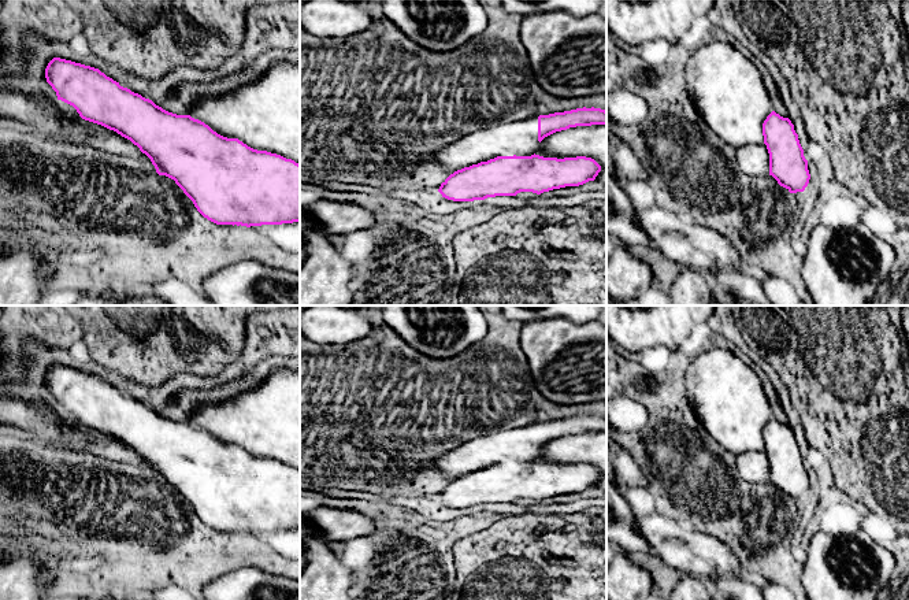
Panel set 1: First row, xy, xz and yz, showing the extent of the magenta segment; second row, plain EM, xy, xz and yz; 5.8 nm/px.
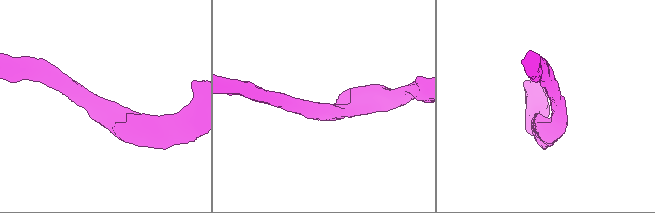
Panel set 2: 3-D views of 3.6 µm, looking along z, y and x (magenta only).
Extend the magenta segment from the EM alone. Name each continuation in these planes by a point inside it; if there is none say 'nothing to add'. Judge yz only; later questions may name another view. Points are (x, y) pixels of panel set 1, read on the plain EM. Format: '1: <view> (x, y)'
1: yz (753, 466)

